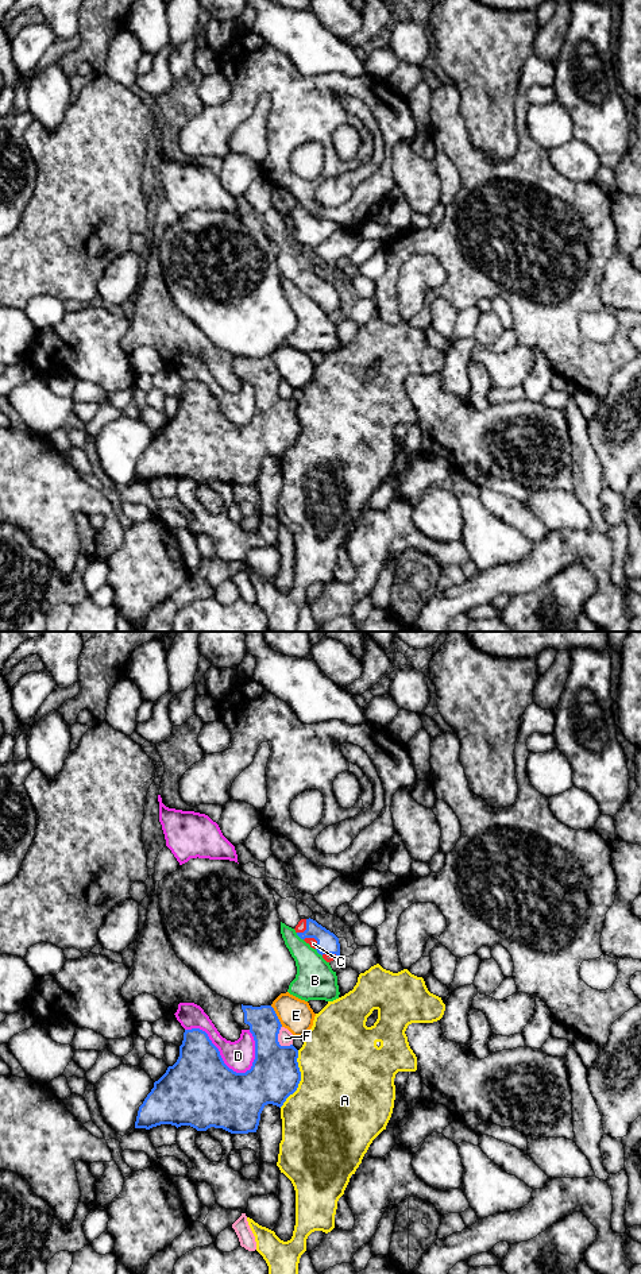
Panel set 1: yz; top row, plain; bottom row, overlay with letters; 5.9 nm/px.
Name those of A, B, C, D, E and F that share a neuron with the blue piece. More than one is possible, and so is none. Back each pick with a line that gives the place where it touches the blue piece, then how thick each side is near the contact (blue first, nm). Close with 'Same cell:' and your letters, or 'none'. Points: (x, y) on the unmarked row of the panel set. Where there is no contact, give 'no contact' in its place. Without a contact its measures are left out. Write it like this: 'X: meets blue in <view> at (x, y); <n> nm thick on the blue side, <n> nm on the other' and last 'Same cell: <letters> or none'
C: meets blue in yz at (307, 281); 130 nm thick on the blue side, 60 nm on the other
Same cell: C

